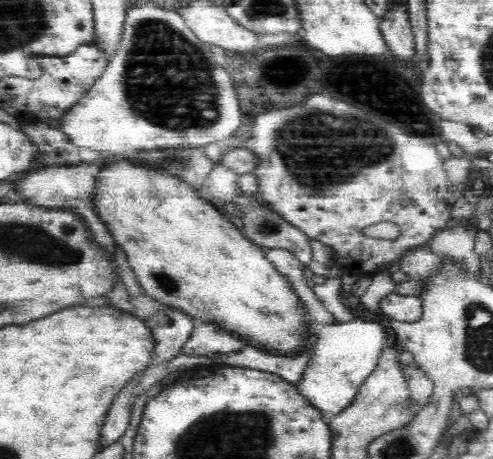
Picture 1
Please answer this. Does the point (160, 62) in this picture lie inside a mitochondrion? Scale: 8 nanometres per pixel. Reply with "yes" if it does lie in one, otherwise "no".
yes

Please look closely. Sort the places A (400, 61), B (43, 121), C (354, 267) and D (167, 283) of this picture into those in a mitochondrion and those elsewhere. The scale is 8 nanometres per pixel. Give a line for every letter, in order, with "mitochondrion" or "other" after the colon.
A: other
B: other
C: other
D: mitochondrion

